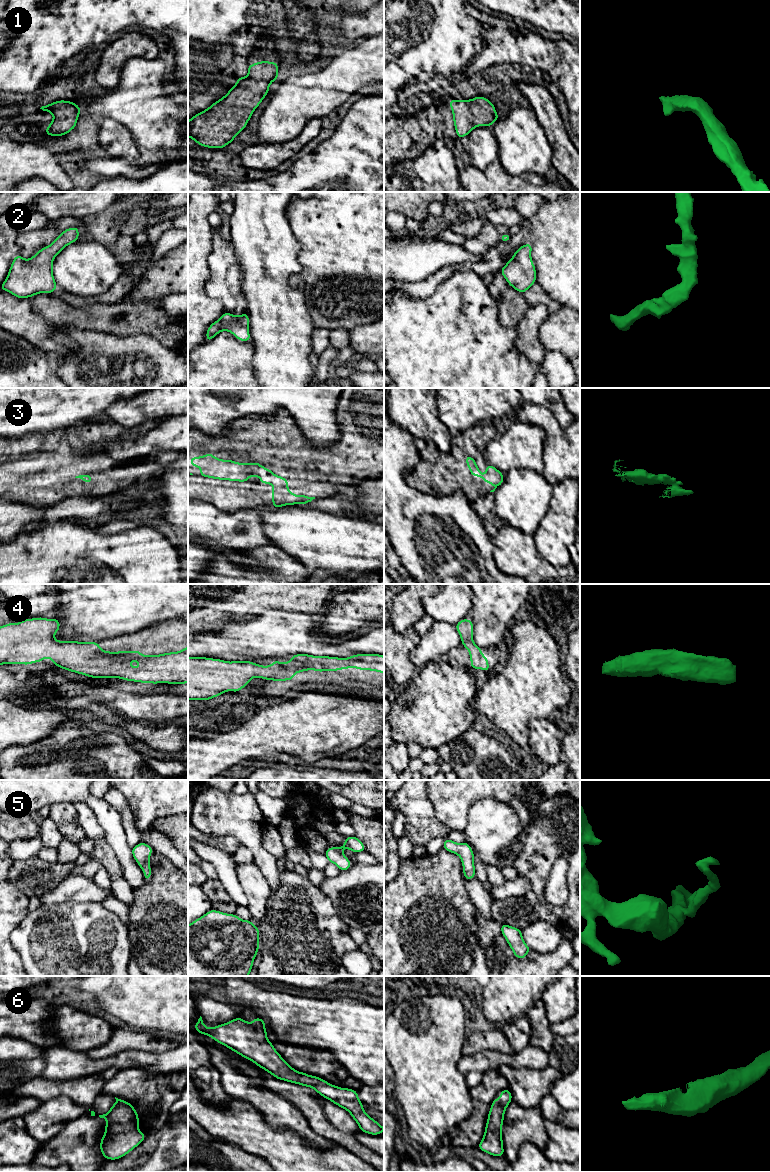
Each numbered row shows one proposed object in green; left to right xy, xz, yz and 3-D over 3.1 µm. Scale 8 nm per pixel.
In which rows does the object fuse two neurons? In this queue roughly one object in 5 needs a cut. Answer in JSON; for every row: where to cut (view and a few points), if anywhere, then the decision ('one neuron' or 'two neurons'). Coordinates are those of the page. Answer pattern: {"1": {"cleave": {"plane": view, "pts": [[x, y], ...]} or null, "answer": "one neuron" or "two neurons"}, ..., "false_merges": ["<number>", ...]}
{"1": {"cleave": null, "answer": "one neuron"}, "2": {"cleave": null, "answer": "one neuron"}, "3": {"cleave": null, "answer": "one neuron"}, "4": {"cleave": null, "answer": "one neuron"}, "5": {"cleave": null, "answer": "one neuron"}, "6": {"cleave": null, "answer": "one neuron"}, "false_merges": []}

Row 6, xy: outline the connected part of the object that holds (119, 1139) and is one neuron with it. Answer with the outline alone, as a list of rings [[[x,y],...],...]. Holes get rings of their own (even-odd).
[[[116,1098],[110,1110],[100,1118],[107,1120],[105,1133],[100,1141],[100,1151],[105,1159],[124,1157],[139,1144],[146,1135],[137,1127],[139,1117],[135,1108],[127,1101]]]

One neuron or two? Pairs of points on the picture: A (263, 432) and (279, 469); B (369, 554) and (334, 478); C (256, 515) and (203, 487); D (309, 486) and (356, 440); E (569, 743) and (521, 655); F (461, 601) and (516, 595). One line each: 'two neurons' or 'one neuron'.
A: one neuron
B: two neurons
C: two neurons
D: one neuron
E: two neurons
F: one neuron

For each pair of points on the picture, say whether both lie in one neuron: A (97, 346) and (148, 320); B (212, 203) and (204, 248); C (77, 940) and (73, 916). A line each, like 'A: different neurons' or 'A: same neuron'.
A: different neurons
B: same neuron
C: same neuron

